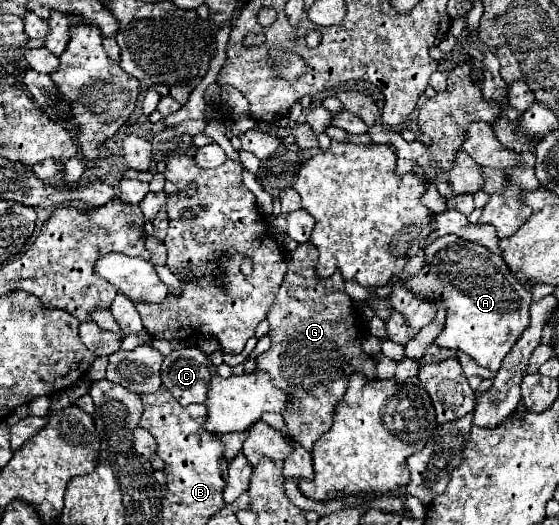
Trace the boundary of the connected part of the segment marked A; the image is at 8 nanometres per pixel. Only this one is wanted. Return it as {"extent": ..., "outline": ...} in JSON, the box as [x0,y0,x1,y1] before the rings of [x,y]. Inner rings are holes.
{"extent":[406,235,532,371],"outline":[[[444,235],[444,237],[434,239],[434,243],[426,247],[424,269],[412,279],[408,279],[406,285],[420,297],[432,297],[438,303],[448,305],[446,327],[438,335],[436,345],[468,353],[480,367],[486,367],[490,371],[500,369],[502,359],[510,353],[514,343],[520,339],[524,329],[530,325],[532,293],[524,285],[518,285],[518,281],[514,281],[514,275],[510,273],[510,269],[506,269],[506,263],[502,261],[500,255],[472,241],[464,241],[456,235]]]}

